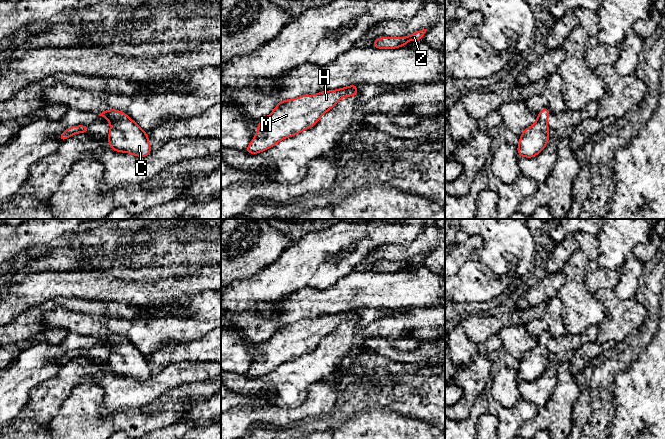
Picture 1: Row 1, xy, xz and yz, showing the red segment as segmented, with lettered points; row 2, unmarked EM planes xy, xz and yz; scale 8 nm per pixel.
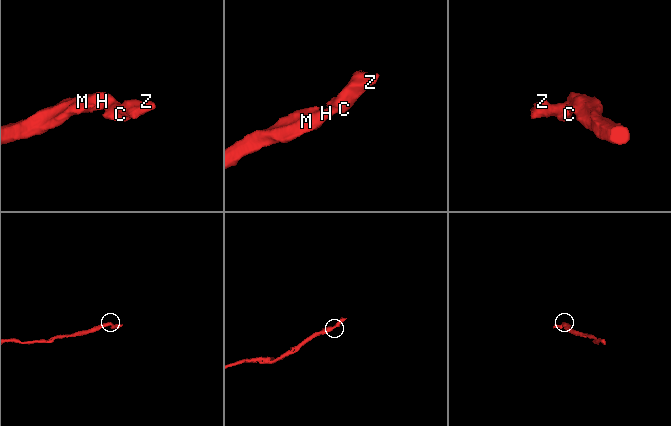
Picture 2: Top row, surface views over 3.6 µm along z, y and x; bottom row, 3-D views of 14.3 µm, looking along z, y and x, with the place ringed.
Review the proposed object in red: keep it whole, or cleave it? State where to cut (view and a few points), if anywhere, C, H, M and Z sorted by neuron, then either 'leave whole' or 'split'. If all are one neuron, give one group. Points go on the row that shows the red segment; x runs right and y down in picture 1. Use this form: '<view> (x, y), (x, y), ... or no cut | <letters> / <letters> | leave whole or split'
no cut | C H M Z | leave whole

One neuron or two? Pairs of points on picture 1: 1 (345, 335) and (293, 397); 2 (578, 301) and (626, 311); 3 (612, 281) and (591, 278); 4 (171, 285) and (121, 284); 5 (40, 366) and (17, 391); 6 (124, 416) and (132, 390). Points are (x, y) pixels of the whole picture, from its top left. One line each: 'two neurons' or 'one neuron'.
1: one neuron
2: two neurons
3: one neuron
4: one neuron
5: one neuron
6: two neurons

